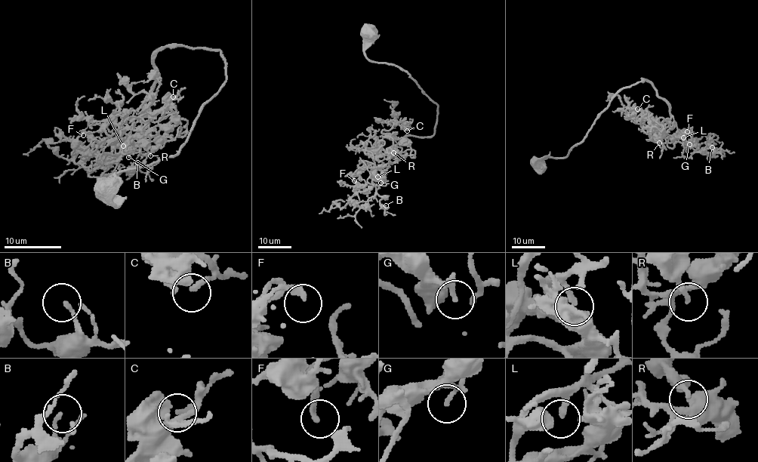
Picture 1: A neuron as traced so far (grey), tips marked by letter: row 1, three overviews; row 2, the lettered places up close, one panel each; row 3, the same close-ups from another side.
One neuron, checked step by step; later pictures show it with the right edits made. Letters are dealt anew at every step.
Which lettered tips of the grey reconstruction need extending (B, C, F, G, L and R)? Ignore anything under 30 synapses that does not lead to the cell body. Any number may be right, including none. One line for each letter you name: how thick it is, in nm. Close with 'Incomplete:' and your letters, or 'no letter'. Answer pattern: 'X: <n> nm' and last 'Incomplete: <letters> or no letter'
Incomplete: no letter

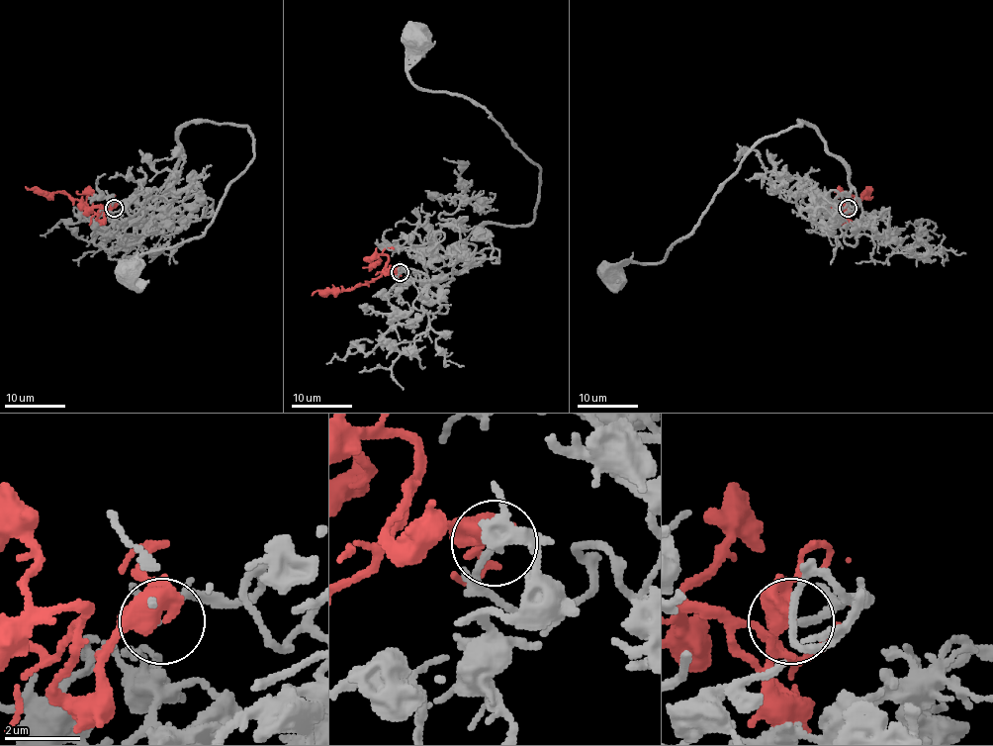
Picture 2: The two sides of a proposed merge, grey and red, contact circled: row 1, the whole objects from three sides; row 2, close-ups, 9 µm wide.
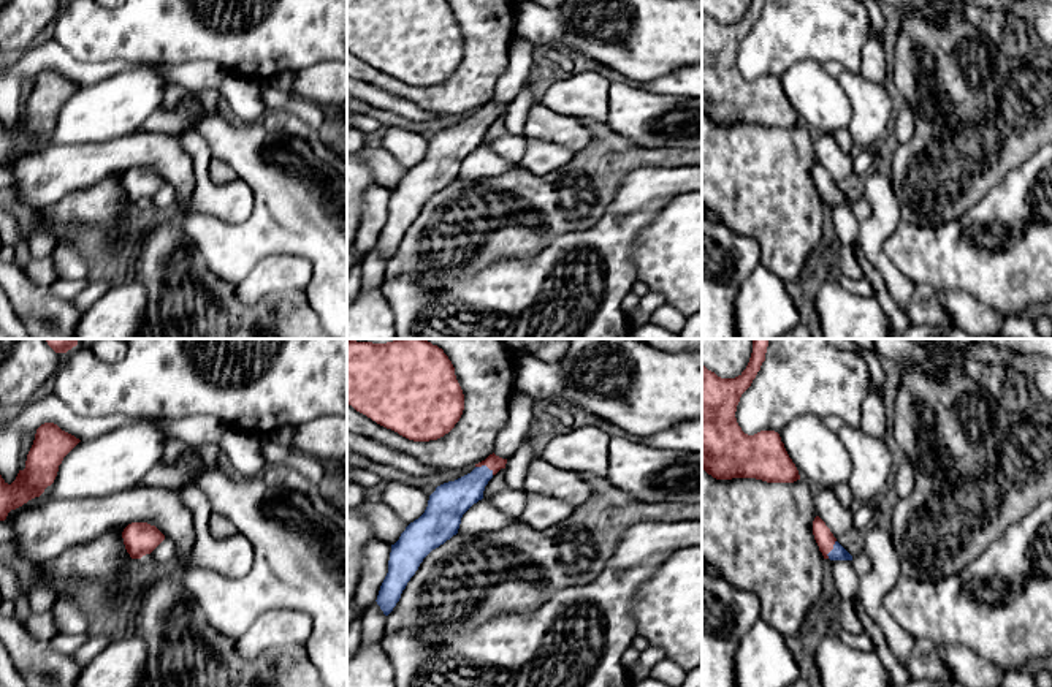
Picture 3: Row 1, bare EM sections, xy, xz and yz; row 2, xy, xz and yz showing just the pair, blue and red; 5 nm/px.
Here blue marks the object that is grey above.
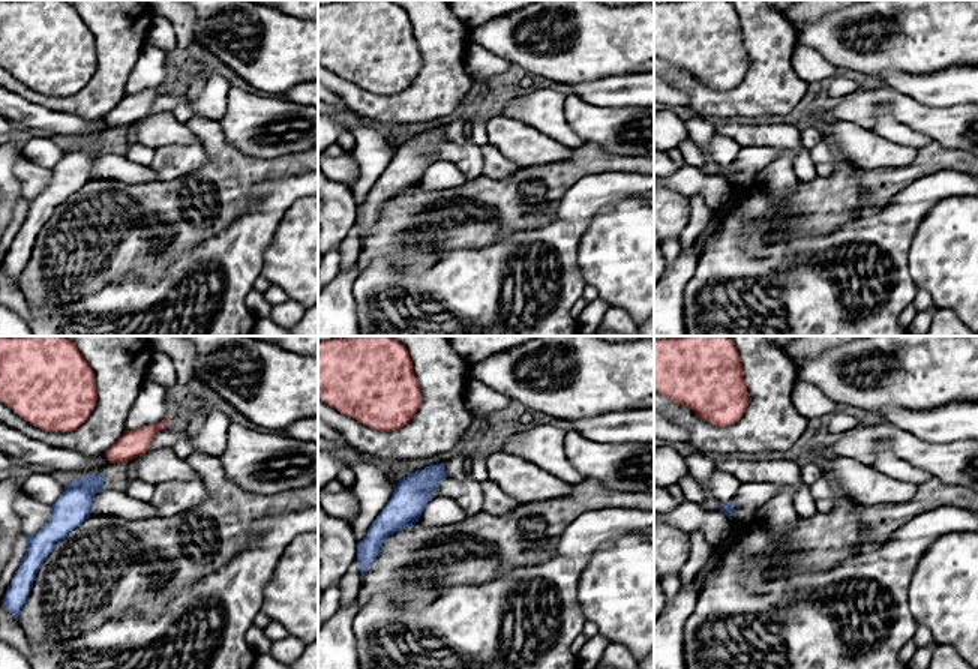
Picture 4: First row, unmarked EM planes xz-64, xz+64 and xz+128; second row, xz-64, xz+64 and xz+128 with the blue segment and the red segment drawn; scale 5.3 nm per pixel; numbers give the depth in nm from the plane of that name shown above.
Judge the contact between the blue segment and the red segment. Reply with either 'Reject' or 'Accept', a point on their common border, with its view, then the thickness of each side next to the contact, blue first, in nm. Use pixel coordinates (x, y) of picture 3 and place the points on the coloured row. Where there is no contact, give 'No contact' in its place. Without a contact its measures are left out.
Accept. Touches blue at xz (485, 466). Thickness 190 nm (blue) against 80 nm

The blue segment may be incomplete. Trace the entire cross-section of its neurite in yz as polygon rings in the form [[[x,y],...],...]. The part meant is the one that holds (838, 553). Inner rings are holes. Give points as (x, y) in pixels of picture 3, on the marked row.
[[[819,516],[813,521],[813,535],[824,559],[852,560],[852,556],[837,541],[830,529]]]

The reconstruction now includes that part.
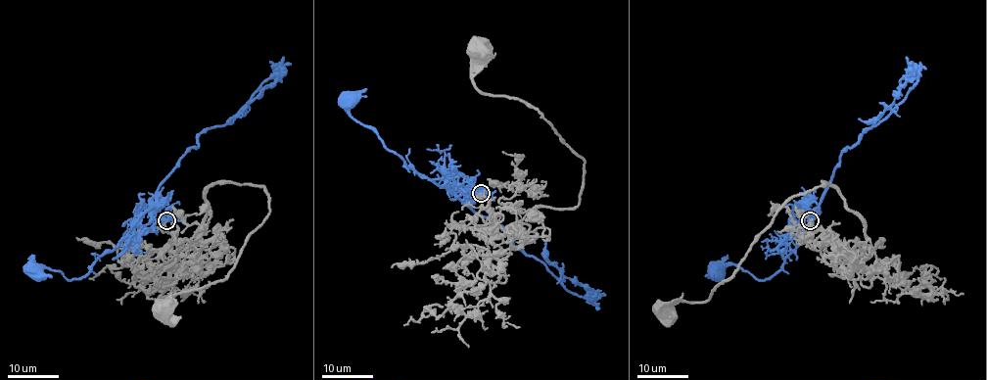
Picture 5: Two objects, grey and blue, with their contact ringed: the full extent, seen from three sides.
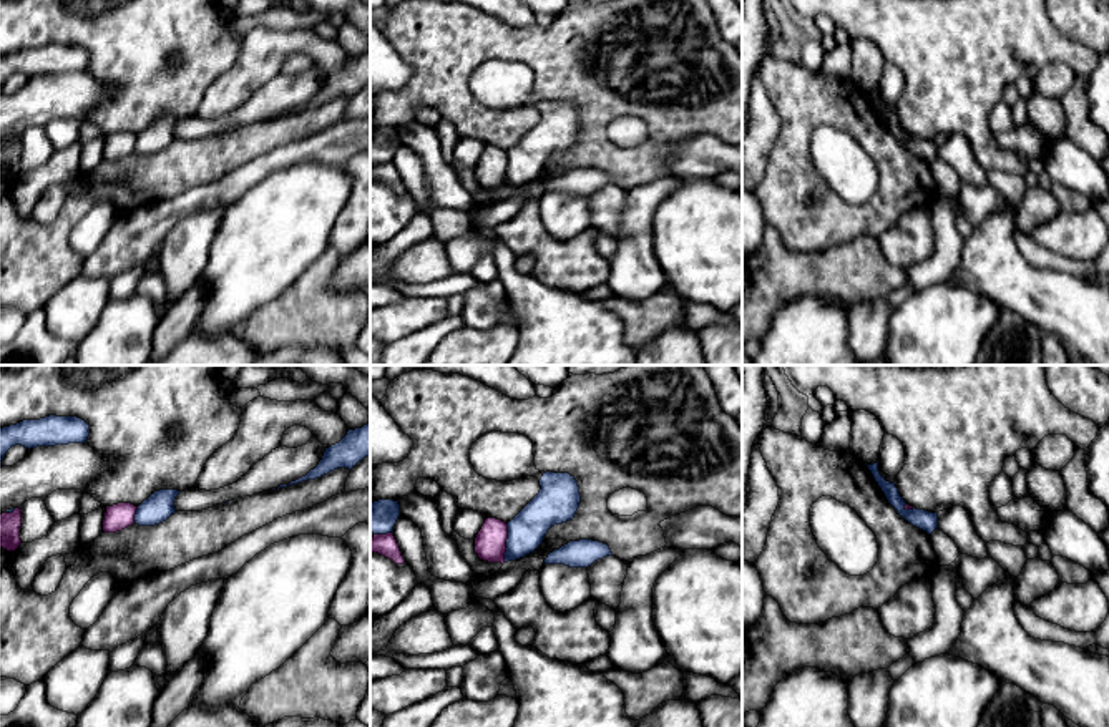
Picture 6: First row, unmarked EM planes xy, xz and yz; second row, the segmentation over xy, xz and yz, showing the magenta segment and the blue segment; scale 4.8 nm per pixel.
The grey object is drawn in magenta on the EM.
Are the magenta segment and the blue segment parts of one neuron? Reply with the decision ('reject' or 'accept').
reject

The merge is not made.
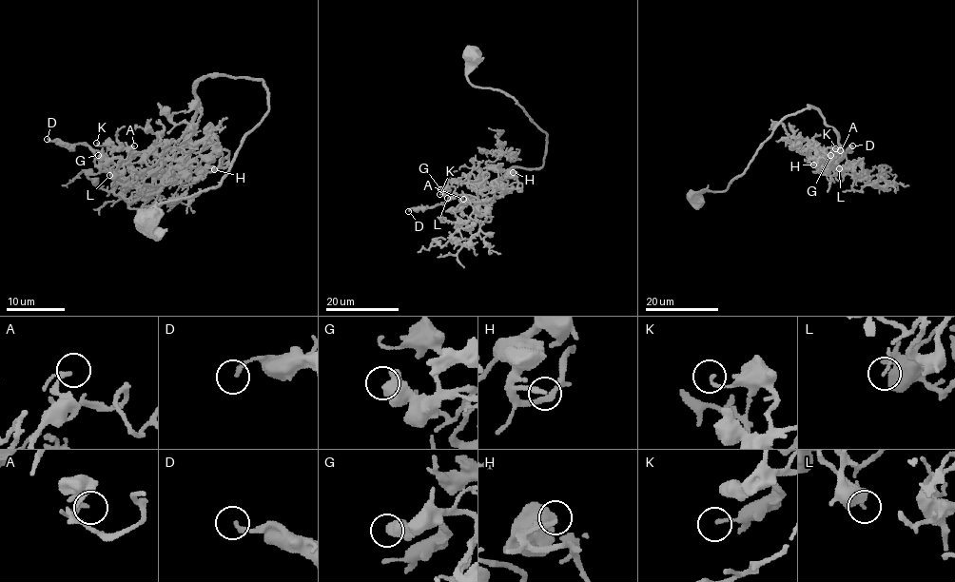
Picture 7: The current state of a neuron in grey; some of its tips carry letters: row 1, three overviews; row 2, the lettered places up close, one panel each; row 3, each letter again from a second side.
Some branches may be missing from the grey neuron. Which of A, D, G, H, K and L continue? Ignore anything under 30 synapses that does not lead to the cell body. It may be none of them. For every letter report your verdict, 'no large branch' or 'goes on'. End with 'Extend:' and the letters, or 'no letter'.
A: no large branch
D: no large branch
G: no large branch
H: goes on
K: no large branch
L: no large branch
Extend: H

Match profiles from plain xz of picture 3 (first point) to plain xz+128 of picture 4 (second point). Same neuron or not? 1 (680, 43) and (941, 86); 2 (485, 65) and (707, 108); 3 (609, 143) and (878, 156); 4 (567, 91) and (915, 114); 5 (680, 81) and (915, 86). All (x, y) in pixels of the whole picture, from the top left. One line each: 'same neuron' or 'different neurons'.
1: different neurons
2: same neuron
3: different neurons
4: different neurons
5: same neuron

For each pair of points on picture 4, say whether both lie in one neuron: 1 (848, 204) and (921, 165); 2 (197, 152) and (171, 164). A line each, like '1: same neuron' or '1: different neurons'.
1: same neuron
2: same neuron

